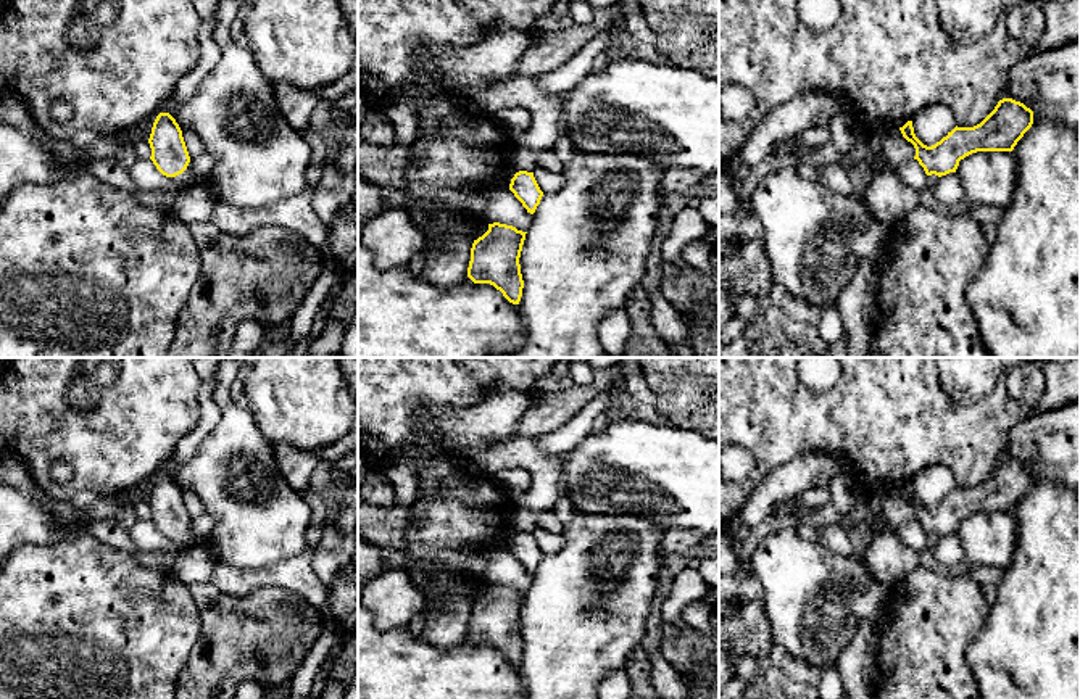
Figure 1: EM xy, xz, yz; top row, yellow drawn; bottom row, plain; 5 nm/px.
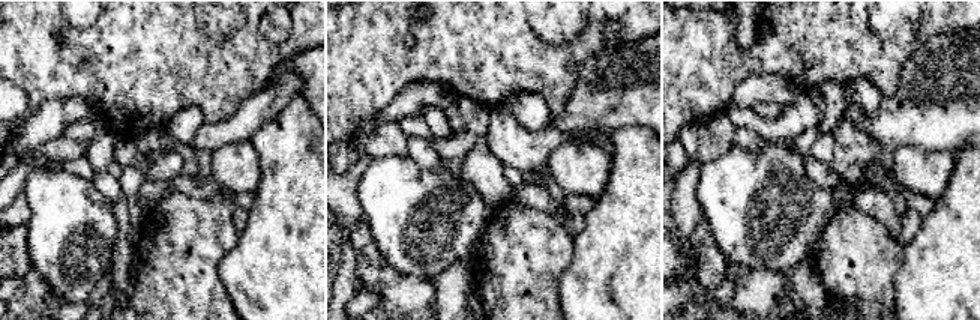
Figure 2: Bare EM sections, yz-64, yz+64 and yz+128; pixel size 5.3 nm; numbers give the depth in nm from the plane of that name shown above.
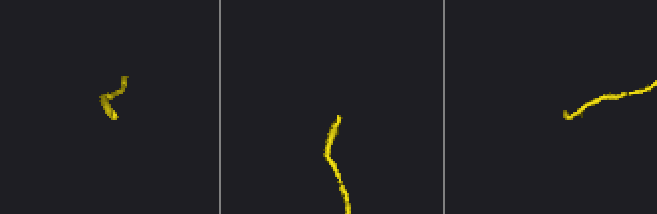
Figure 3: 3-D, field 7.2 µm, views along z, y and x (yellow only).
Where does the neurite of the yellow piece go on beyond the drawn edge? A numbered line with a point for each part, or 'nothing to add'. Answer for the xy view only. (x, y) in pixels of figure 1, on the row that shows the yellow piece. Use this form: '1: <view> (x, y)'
1: xy (186, 179)

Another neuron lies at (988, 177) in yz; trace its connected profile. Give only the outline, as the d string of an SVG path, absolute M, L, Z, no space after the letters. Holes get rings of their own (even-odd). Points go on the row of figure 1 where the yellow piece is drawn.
M977 151L959 161L956 174L969 205L1006 209L1017 185L1017 163L1011 151Z

